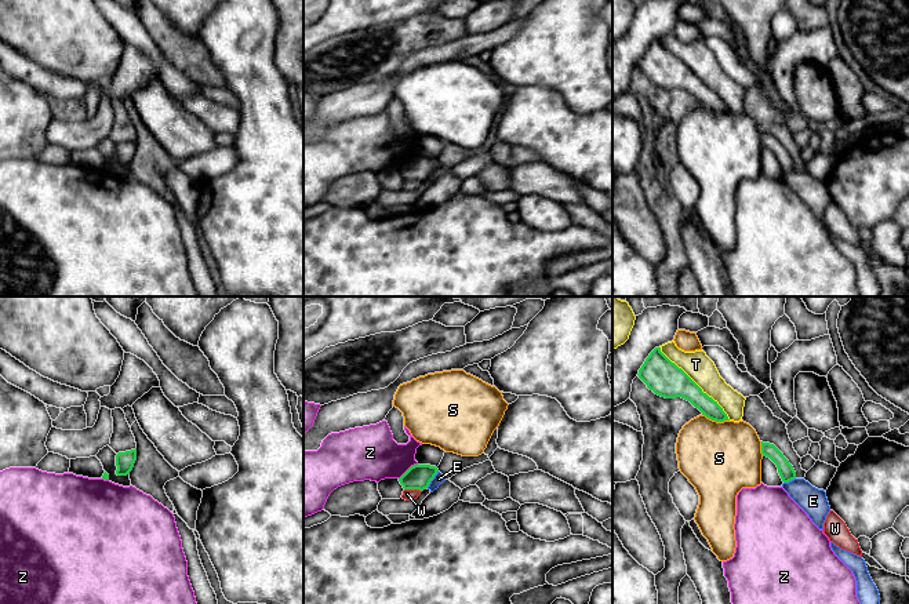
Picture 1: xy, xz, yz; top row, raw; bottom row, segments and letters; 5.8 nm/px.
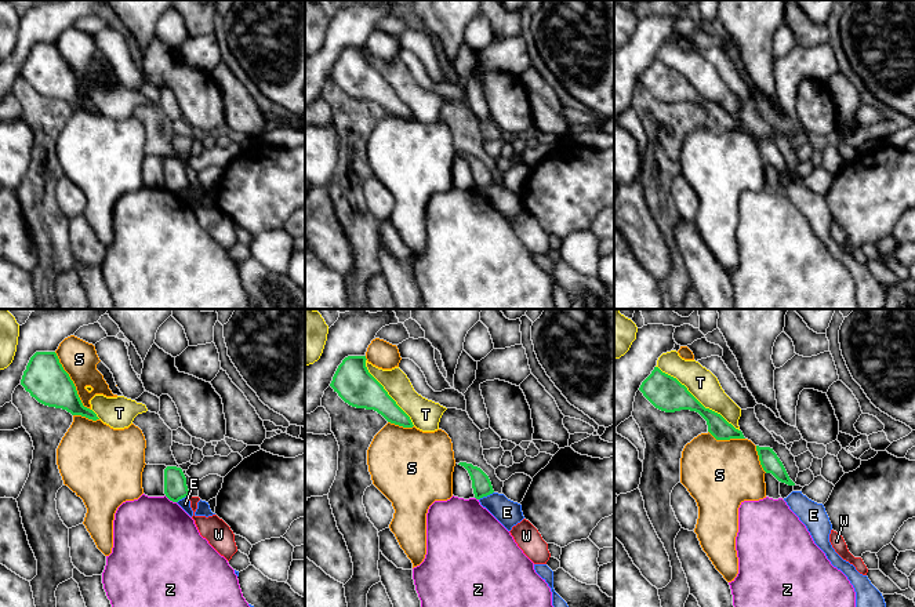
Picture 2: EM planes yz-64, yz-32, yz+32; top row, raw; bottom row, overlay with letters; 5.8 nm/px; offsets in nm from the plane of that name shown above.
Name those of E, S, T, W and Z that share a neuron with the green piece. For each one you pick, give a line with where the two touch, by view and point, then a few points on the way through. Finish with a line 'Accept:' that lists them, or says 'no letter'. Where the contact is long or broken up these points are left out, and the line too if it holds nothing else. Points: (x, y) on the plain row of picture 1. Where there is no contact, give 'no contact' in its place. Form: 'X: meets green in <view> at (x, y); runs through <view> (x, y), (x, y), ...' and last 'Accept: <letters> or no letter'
Accept: no letter

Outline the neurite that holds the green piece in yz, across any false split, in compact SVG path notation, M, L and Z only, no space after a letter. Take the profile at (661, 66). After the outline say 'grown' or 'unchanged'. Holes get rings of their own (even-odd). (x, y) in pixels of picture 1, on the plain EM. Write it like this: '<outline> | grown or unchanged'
M661 39L650 44L637 66L650 81L661 88L681 88L712 112L730 112L717 92L703 84L681 59L661 43Z | unchanged

